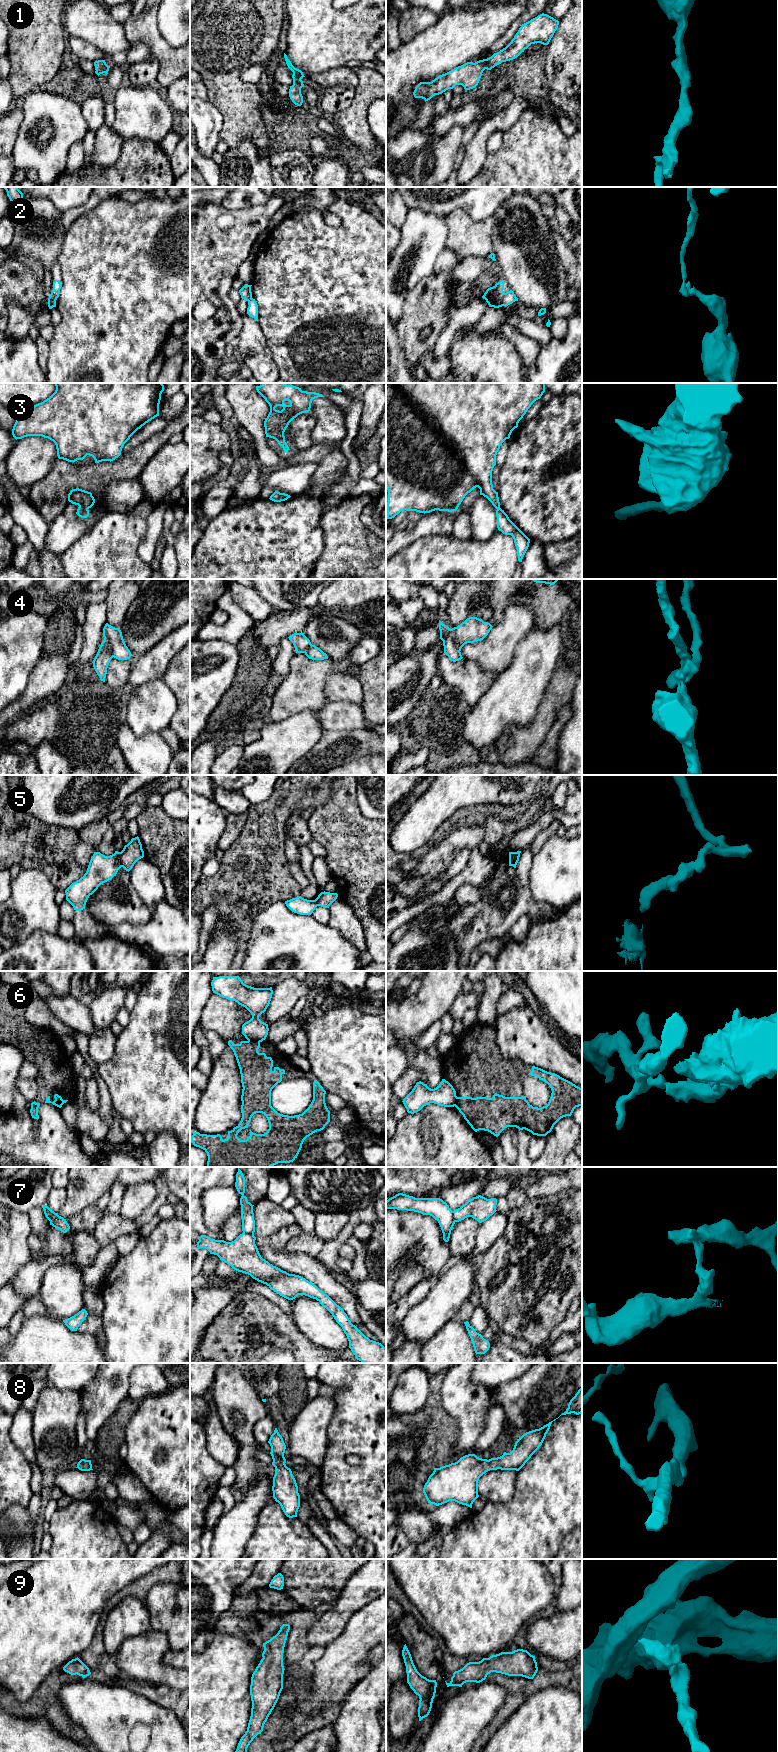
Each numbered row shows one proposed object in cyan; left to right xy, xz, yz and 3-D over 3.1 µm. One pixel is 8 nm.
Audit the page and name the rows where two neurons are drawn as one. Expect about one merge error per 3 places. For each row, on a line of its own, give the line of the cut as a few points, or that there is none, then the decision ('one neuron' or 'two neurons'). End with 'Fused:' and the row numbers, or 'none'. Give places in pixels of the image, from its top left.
1: no cut | one neuron
2: yz (494, 286), (503, 305) | two neurons
3: no cut | one neuron
4: yz (450, 629), (455, 643), (460, 650) | two neurons
5: xy (119, 852), (121, 866) | two neurons
6: xz (248, 1039), (259, 1042) | two neurons
7: xz (243, 1232), (253, 1235) | two neurons
8: no cut | one neuron
9: no cut | one neuron
Fused: 2, 4, 5, 6, 7

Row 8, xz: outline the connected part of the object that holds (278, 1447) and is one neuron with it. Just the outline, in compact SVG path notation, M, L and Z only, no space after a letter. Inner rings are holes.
M275 1428L268 1443L271 1446L272 1465L275 1467L272 1486L273 1498L280 1504L287 1517L297 1517L297 1512L300 1507L298 1486L291 1469L285 1464L286 1459L284 1453L286 1445L277 1428Z

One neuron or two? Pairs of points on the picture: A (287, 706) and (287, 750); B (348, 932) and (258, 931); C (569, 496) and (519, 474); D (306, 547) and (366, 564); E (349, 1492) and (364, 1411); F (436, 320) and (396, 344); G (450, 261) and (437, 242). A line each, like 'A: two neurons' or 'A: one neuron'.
A: two neurons
B: two neurons
C: one neuron
D: two neurons
E: one neuron
F: two neurons
G: two neurons

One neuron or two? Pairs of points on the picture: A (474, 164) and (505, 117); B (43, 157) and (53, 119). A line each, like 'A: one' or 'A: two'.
A: one
B: one

